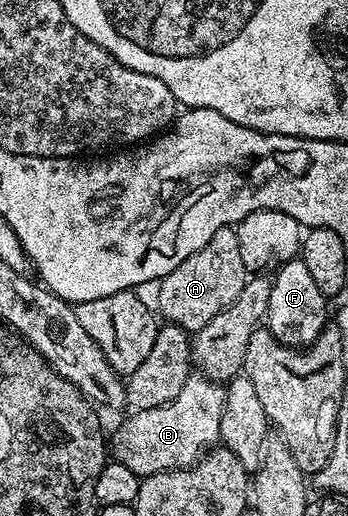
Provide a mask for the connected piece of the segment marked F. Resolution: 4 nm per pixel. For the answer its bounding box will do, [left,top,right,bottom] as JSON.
[265,258,328,349]

